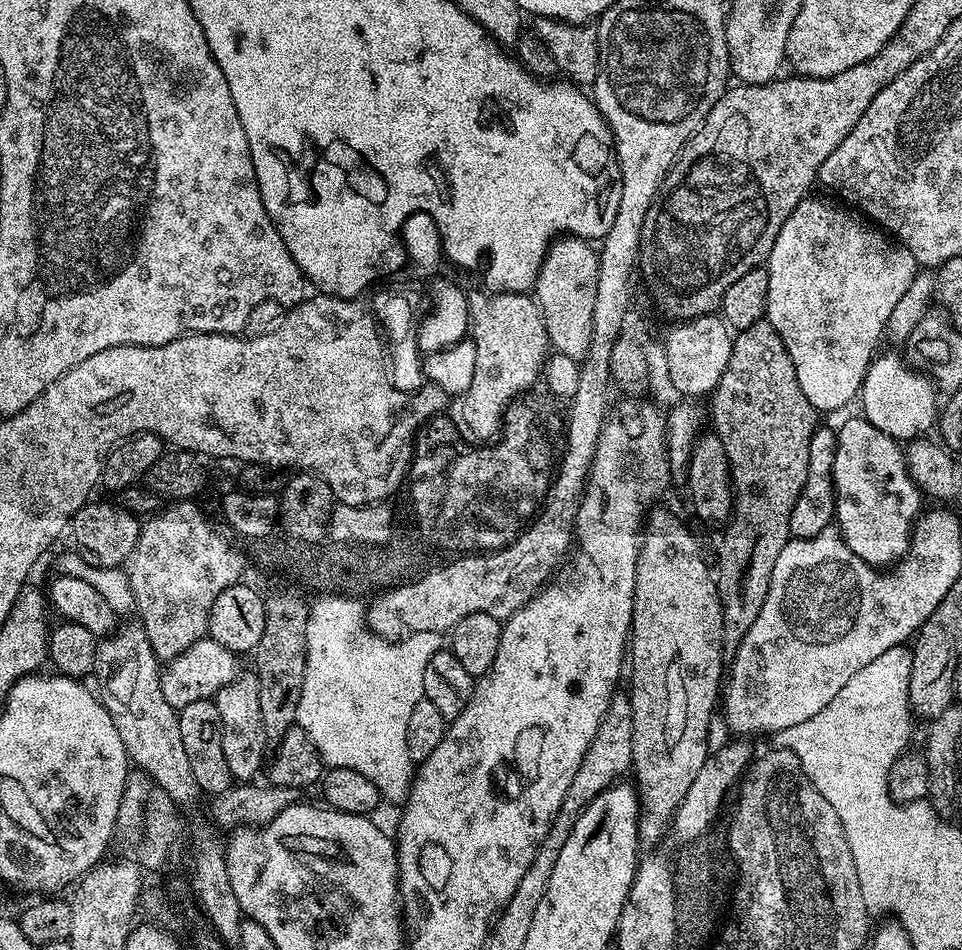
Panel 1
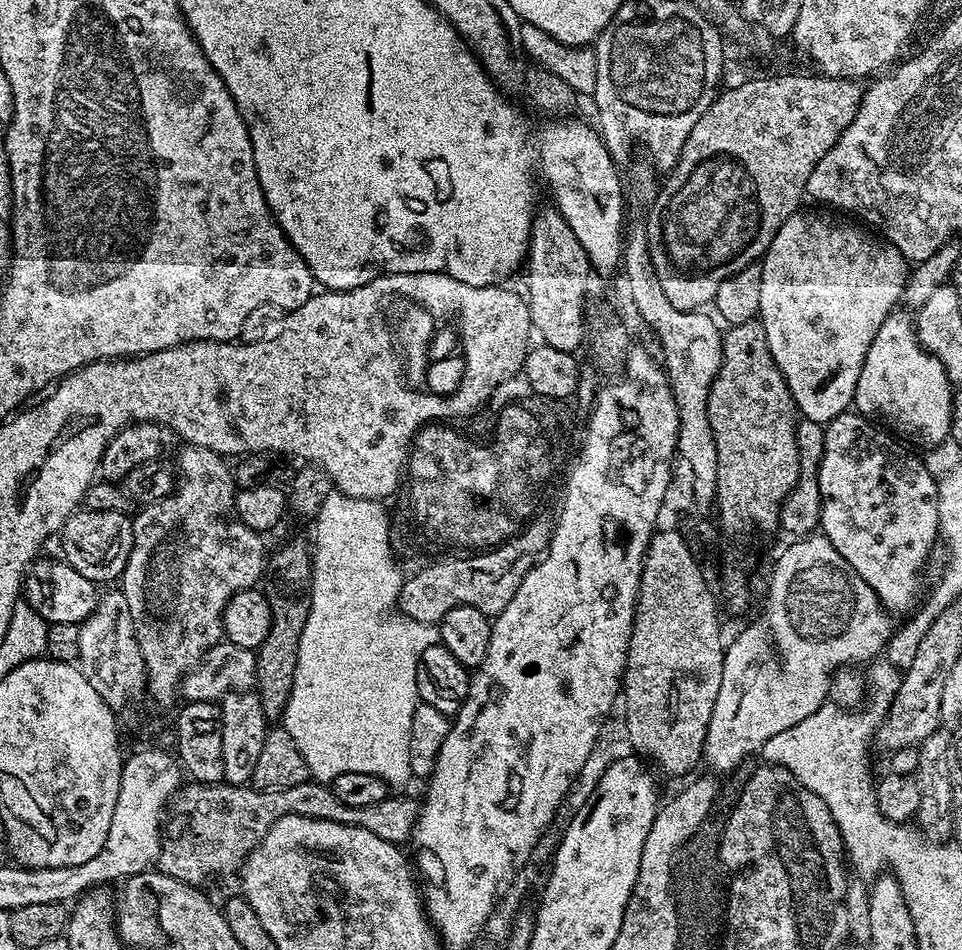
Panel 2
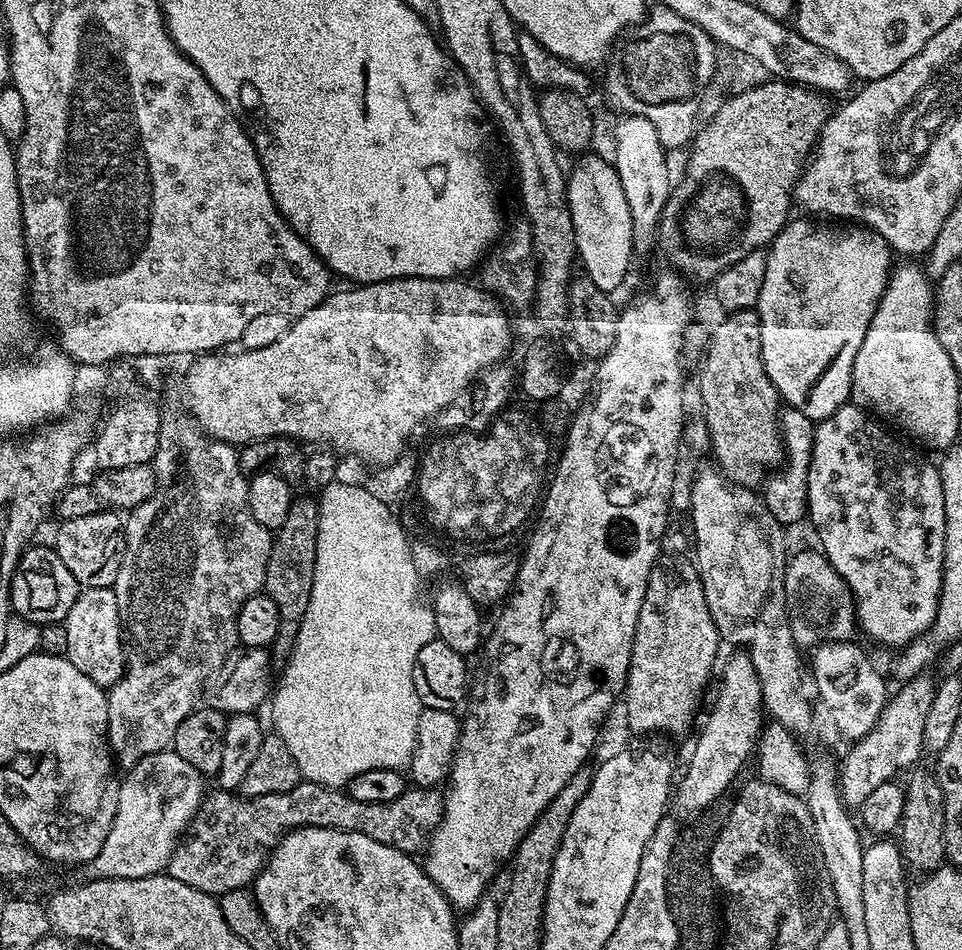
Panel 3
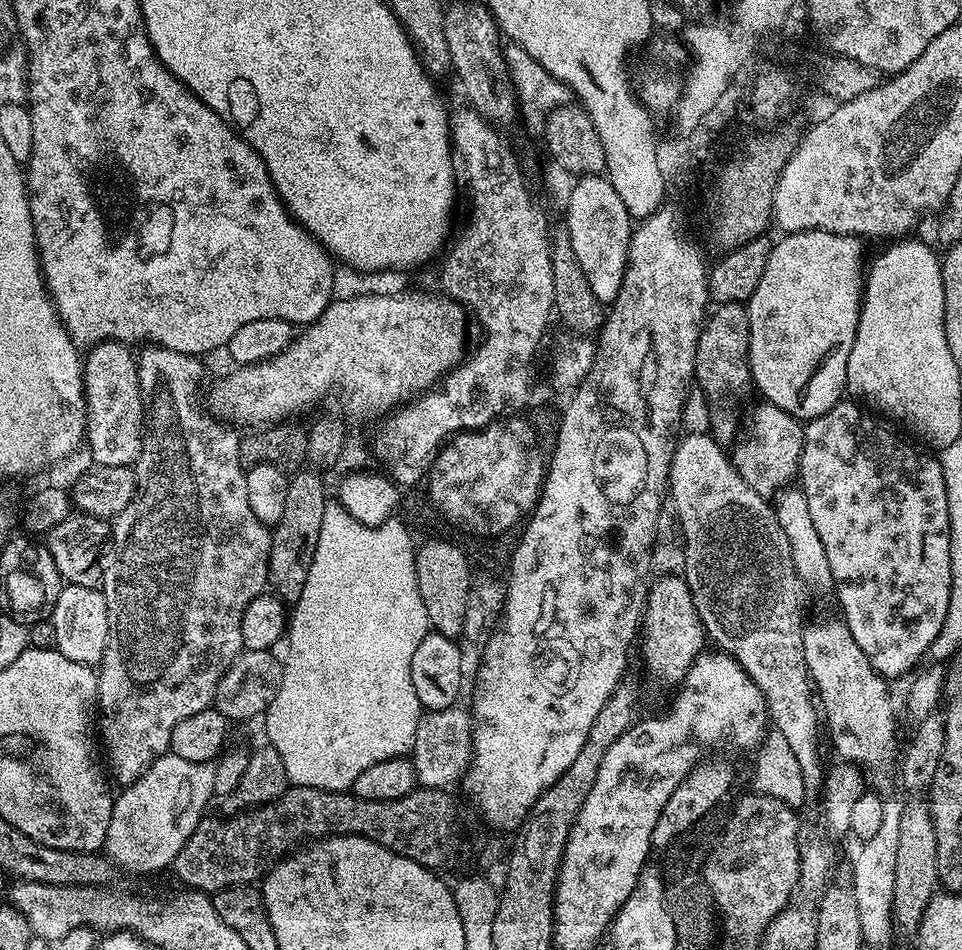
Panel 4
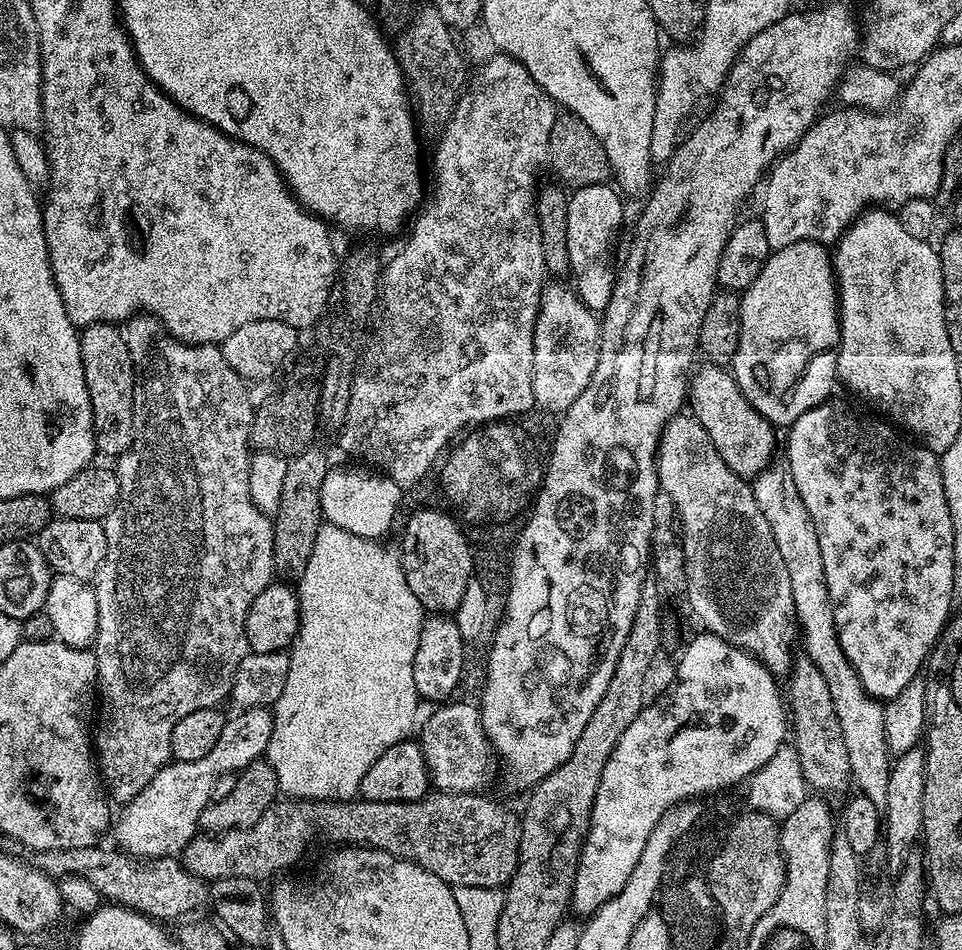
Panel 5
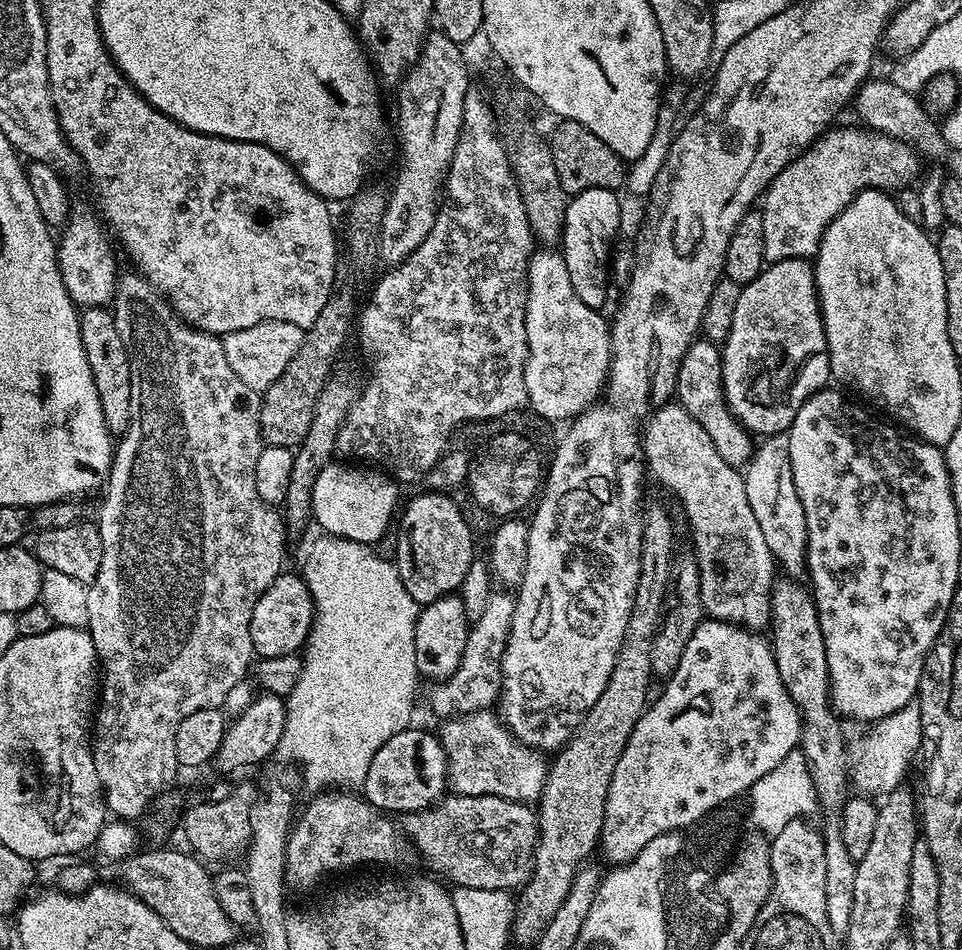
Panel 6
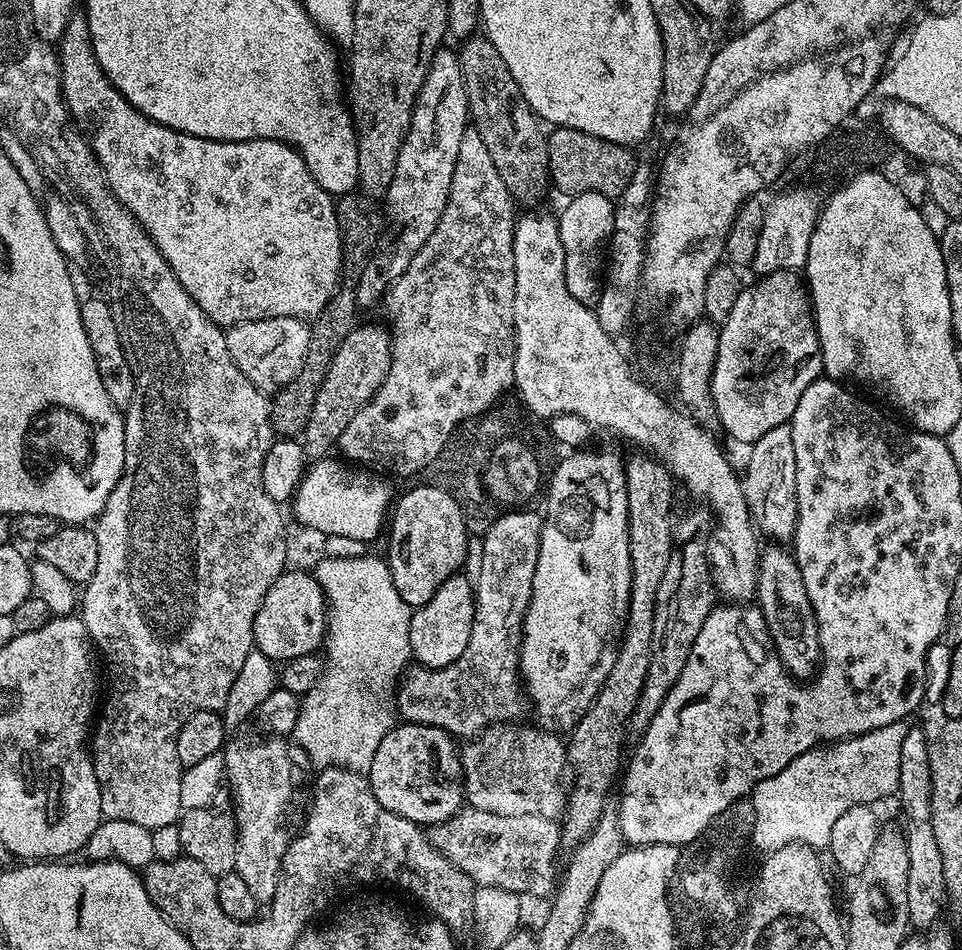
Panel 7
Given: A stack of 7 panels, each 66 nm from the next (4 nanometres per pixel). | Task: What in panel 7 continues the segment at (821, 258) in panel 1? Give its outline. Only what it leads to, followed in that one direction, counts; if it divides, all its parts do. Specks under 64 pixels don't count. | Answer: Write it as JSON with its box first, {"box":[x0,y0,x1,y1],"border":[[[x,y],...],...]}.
{"box":[712,271,824,446],"border":[[[795,271],[791,272],[772,272],[768,276],[760,276],[757,284],[741,287],[738,294],[738,302],[734,302],[734,310],[730,310],[730,318],[719,325],[720,337],[718,338],[718,356],[714,362],[712,371],[712,397],[716,407],[717,421],[726,430],[727,434],[736,441],[750,446],[762,435],[791,421],[794,410],[798,406],[798,398],[802,398],[802,393],[806,391],[806,386],[810,386],[815,380],[821,379],[824,367],[822,366],[822,354],[820,353],[820,343],[816,333],[816,319],[812,316],[812,301],[808,294],[805,281],[801,279]]]}

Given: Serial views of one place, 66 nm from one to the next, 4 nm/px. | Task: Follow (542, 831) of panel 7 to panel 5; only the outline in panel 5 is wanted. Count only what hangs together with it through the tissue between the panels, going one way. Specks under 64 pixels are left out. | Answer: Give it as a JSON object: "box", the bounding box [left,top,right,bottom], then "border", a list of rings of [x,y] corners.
{"box":[182,790,520,889],"border":[[[435,790],[429,791],[427,796],[423,796],[422,798],[418,798],[414,802],[370,802],[369,800],[363,798],[353,798],[350,800],[297,800],[295,798],[280,798],[277,799],[275,804],[271,804],[267,810],[262,814],[262,818],[256,823],[254,826],[250,826],[249,828],[235,828],[234,830],[230,830],[229,832],[221,832],[219,834],[198,834],[191,840],[191,842],[184,847],[184,851],[182,853],[182,863],[184,869],[190,874],[194,874],[198,877],[199,880],[205,882],[211,882],[213,880],[221,880],[222,878],[250,878],[251,880],[258,880],[261,882],[267,881],[267,876],[275,877],[277,874],[275,872],[280,872],[283,868],[288,868],[292,863],[295,862],[296,859],[299,858],[300,855],[304,852],[304,847],[307,846],[308,843],[311,842],[315,836],[324,836],[328,835],[330,839],[333,840],[333,845],[336,846],[367,846],[370,848],[377,848],[378,850],[382,850],[383,852],[388,852],[391,856],[398,857],[399,860],[409,860],[410,862],[414,862],[418,866],[422,866],[422,870],[430,870],[430,874],[438,874],[438,878],[442,878],[442,882],[446,882],[447,884],[452,885],[453,889],[462,887],[462,886],[474,886],[474,887],[488,887],[488,888],[496,888],[503,889],[505,885],[507,885],[508,881],[512,879],[512,875],[516,873],[516,867],[518,866],[518,850],[520,849],[520,822],[517,816],[517,813],[512,813],[510,809],[503,808],[500,804],[495,804],[494,801],[491,800],[490,797],[484,796],[485,794],[477,794],[474,792],[437,792]]]}

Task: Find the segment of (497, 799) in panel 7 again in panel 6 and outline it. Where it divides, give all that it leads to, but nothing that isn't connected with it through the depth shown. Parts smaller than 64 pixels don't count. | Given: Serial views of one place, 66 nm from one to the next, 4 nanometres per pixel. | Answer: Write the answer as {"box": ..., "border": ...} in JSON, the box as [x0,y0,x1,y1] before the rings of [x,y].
{"box":[438,711,549,805],"border":[[[495,711],[471,712],[468,716],[453,716],[445,719],[438,729],[440,745],[448,763],[448,783],[457,796],[497,796],[507,800],[518,800],[531,805],[539,801],[544,783],[548,778],[549,761],[534,748],[527,748],[509,732]]]}

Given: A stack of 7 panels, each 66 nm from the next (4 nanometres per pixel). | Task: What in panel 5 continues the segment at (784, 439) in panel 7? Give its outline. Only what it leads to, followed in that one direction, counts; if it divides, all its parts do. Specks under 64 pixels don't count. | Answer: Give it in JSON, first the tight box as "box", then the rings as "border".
{"box":[752,463,892,812],"border":[[[773,463],[761,471],[752,482],[755,501],[758,508],[762,510],[763,517],[766,518],[772,535],[774,536],[775,546],[778,547],[778,554],[782,557],[782,562],[786,565],[786,572],[790,577],[791,593],[794,597],[796,614],[796,624],[800,631],[803,651],[809,656],[812,662],[821,670],[823,677],[826,678],[827,686],[830,688],[831,698],[834,699],[835,714],[838,715],[839,726],[842,729],[843,742],[846,745],[847,757],[850,758],[850,768],[853,783],[856,784],[861,795],[866,796],[870,802],[874,803],[881,812],[886,808],[887,787],[889,785],[889,774],[891,772],[892,754],[888,749],[885,738],[885,714],[884,706],[881,701],[876,701],[865,690],[858,678],[856,671],[845,658],[844,651],[838,642],[836,623],[833,618],[832,603],[829,602],[829,591],[825,584],[825,570],[822,565],[822,552],[818,545],[818,534],[814,528],[813,520],[806,510],[805,503],[802,502],[801,494],[794,485],[793,474],[787,465]]]}

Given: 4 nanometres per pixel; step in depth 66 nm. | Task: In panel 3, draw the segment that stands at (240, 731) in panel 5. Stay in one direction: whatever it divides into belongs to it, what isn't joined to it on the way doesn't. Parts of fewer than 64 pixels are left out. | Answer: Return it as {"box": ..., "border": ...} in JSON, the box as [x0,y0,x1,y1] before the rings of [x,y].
{"box":[83,750,206,880],"border":[[[175,750],[155,752],[127,769],[120,780],[118,810],[110,834],[106,834],[102,850],[83,865],[85,877],[88,880],[113,880],[161,875],[192,816],[200,808],[200,801],[206,795],[204,784],[206,777]]]}

